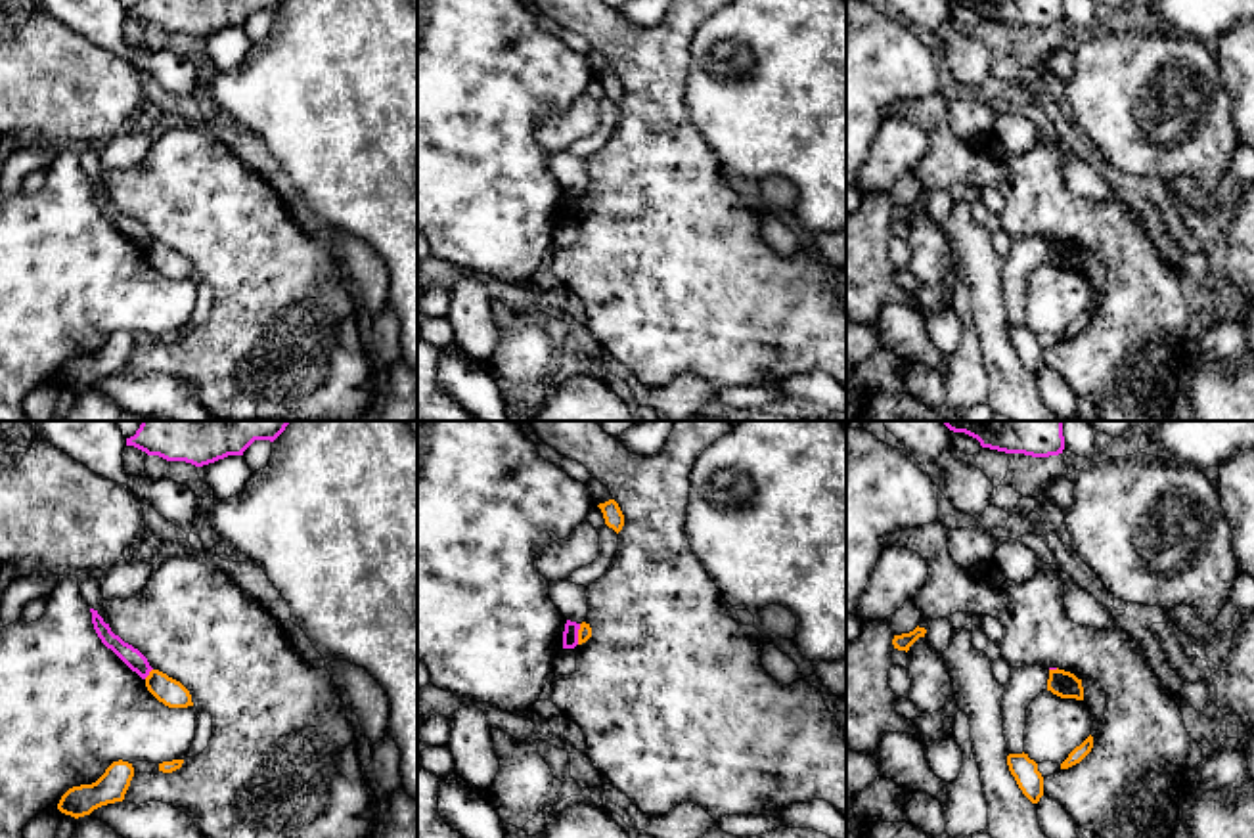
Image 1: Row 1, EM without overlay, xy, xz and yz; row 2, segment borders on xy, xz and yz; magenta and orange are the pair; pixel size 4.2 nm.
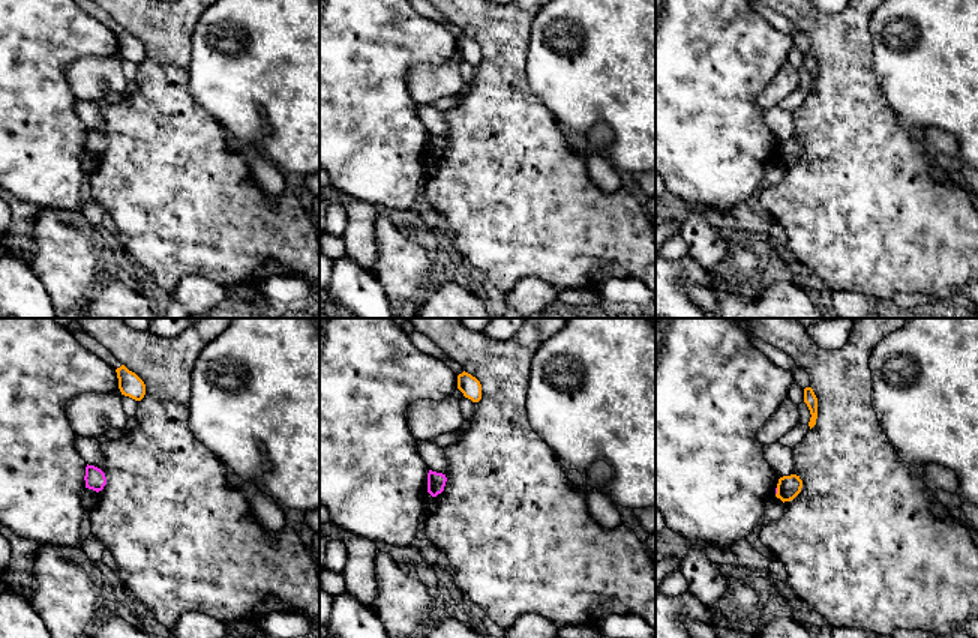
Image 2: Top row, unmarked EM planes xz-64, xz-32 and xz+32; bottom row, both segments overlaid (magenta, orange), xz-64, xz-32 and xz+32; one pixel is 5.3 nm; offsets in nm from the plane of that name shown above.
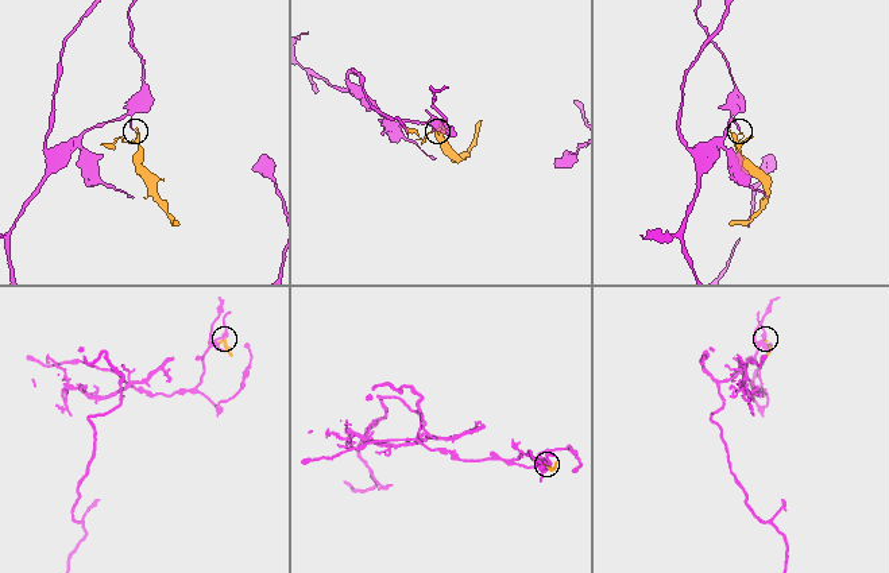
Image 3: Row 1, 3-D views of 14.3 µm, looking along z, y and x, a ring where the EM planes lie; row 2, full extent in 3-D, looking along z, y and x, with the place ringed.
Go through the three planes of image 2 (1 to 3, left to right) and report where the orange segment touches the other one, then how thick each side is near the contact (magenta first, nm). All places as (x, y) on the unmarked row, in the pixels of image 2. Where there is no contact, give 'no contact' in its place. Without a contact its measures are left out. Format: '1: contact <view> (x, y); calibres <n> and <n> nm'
1: no contact
2: no contact
3: contact xz+32 (776, 155); calibres 20 and 120 nm

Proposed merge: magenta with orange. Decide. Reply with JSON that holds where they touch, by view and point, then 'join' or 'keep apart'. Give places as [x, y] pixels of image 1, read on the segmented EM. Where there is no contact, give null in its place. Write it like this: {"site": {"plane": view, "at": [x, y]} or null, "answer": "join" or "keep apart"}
{"site": {"plane": "xz", "at": [577, 634]}, "answer": "keep apart"}

